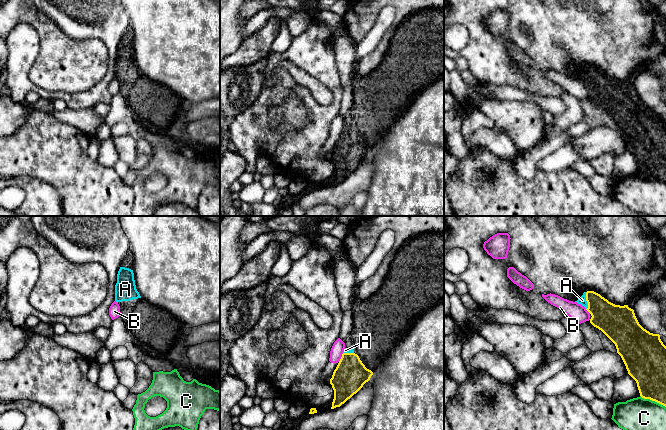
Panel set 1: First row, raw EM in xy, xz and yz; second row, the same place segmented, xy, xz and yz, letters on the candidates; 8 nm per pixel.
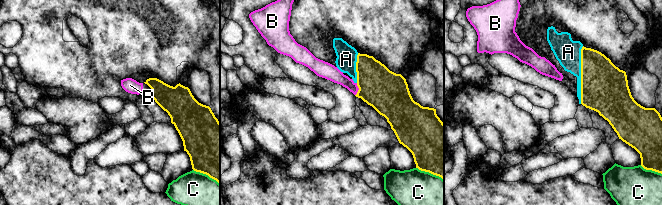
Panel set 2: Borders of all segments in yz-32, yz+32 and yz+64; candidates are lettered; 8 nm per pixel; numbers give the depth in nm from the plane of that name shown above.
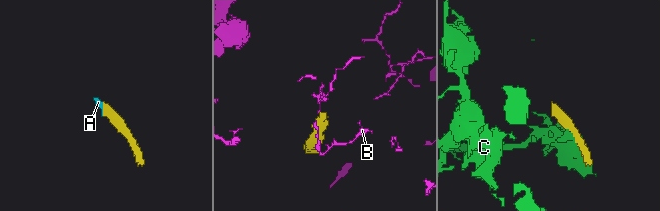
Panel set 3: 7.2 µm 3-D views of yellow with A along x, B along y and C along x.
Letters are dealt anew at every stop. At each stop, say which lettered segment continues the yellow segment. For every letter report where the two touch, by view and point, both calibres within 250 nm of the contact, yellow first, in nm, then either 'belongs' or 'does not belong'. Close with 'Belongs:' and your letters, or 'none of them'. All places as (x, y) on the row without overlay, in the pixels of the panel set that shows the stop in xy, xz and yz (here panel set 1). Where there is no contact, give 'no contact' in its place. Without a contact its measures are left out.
A: contact yz (586, 76); calibres 240 and 60 nm; belongs
B: contact xz (341, 133); calibres 260 and 100 nm; does not belong
C: contact yz (653, 176); calibres 280 and 320 nm; does not belong
Belongs: A

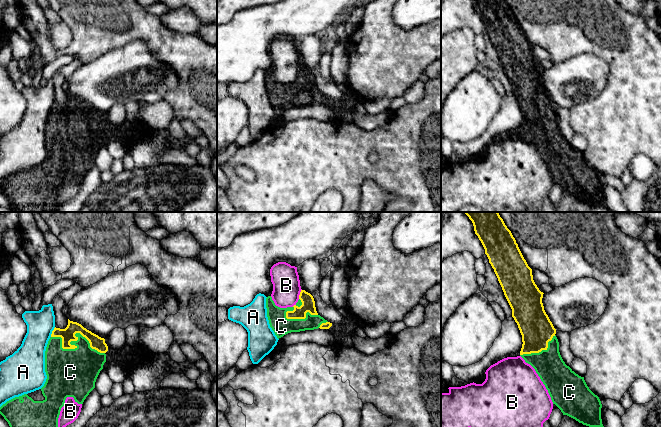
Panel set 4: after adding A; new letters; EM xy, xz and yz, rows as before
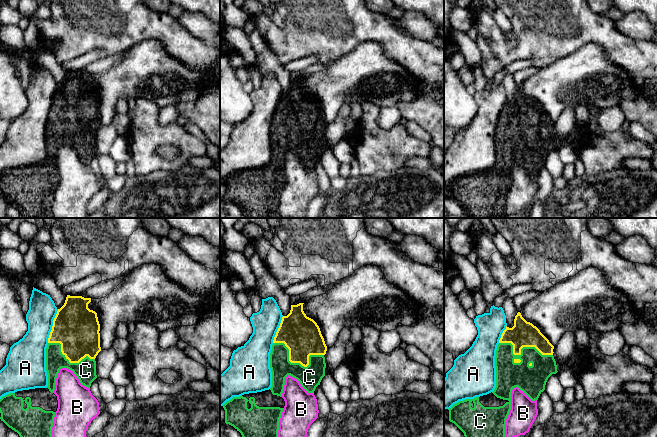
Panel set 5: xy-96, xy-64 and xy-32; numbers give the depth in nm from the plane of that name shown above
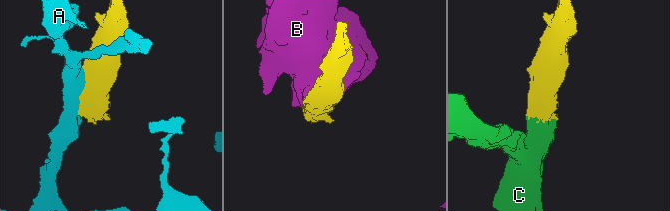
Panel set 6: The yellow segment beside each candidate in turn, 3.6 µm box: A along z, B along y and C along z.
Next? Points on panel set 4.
A: contact xy (52, 108); calibres 110 and 220 nm; does not belong
B: contact xz (300, 70); calibres 110 and 220 nm; does not belong
C: contact xy (73, 116); calibres 110 and 360 nm; belongs
Belongs: C

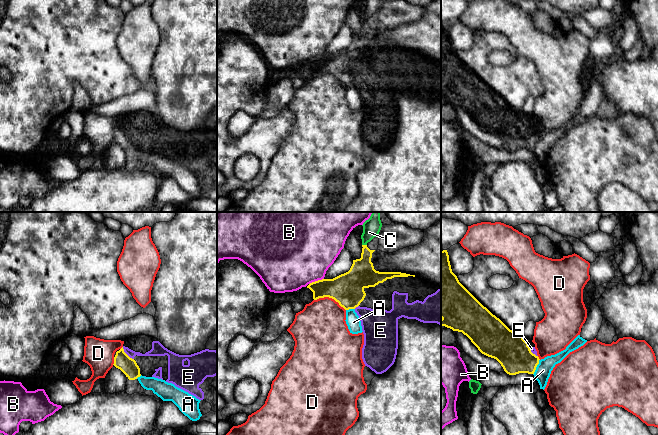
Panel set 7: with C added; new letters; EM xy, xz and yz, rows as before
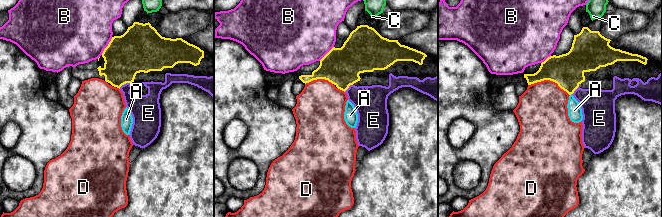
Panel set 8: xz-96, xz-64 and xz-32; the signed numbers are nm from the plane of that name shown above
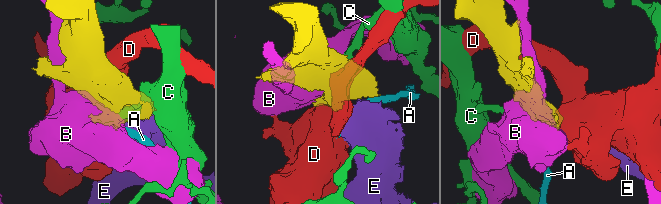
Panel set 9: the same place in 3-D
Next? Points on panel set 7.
A: contact yz (536, 142); calibres 280 and 130 nm; does not belong
B: contact xz (316, 57); calibres 260 and 480 nm; does not belong
C: contact xz (364, 21); calibres 220 and 120 nm; does not belong
D: contact xz (330, 73); calibres 260 and 400 nm; does not belong
E: contact xy (126, 130); calibres 140 and 90 nm; belongs
Belongs: E

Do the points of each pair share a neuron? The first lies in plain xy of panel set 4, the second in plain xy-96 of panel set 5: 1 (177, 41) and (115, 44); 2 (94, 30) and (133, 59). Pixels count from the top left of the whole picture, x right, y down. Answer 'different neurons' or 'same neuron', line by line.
1: same neuron
2: different neurons

